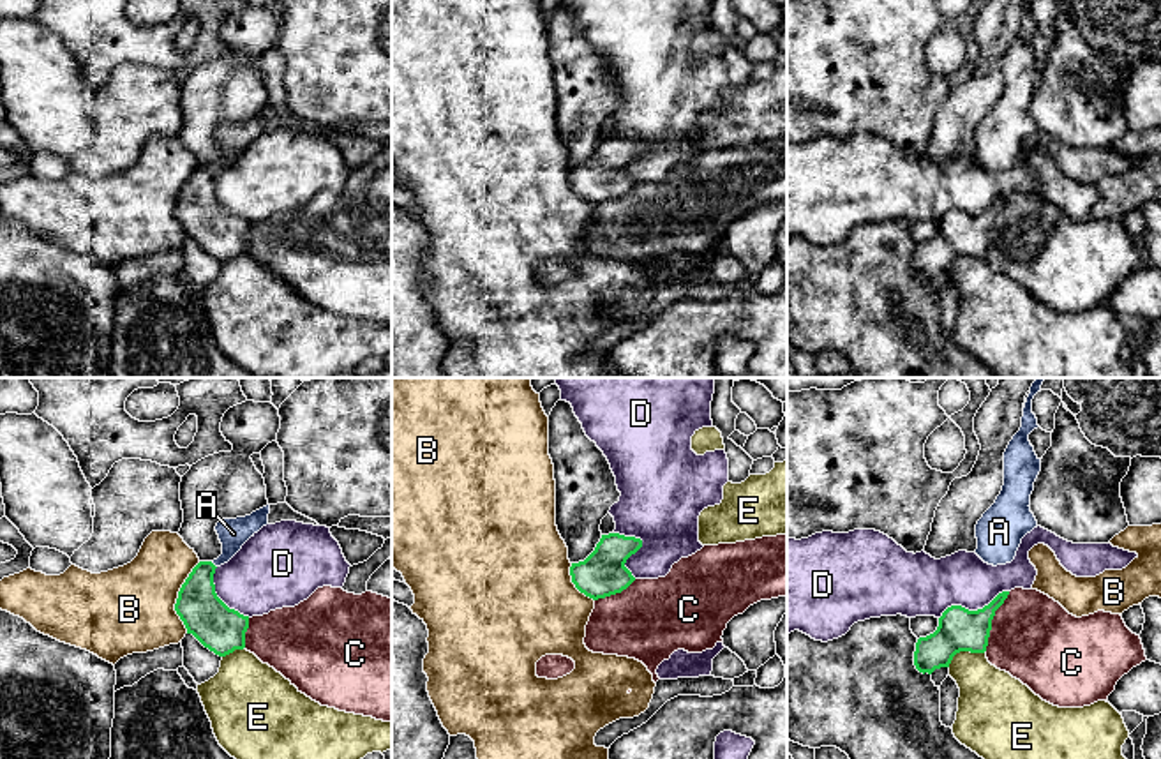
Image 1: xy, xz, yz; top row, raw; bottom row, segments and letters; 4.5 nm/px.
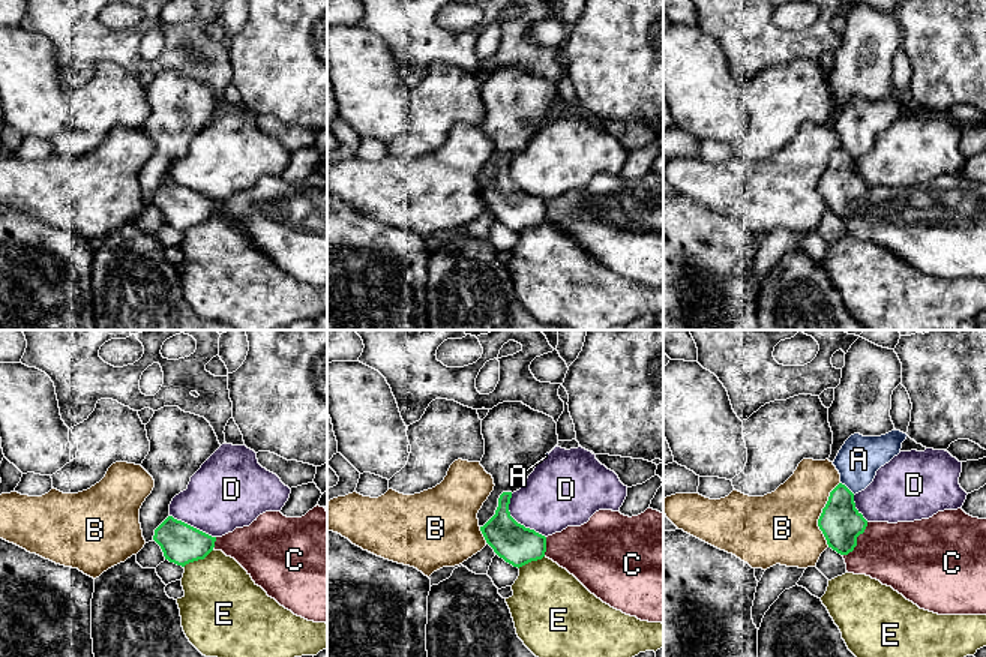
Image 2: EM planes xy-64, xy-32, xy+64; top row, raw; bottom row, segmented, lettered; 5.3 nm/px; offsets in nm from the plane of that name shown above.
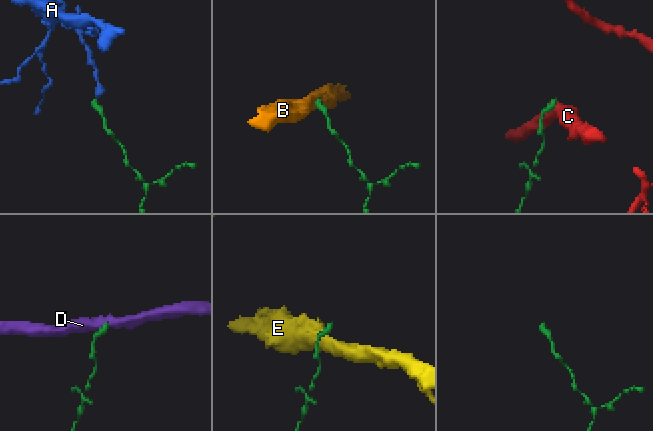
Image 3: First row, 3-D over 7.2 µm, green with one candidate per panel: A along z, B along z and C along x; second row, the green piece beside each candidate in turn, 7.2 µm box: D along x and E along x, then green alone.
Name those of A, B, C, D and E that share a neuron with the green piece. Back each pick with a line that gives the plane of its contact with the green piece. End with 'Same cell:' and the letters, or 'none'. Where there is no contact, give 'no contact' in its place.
A: xy
Same cell: A

